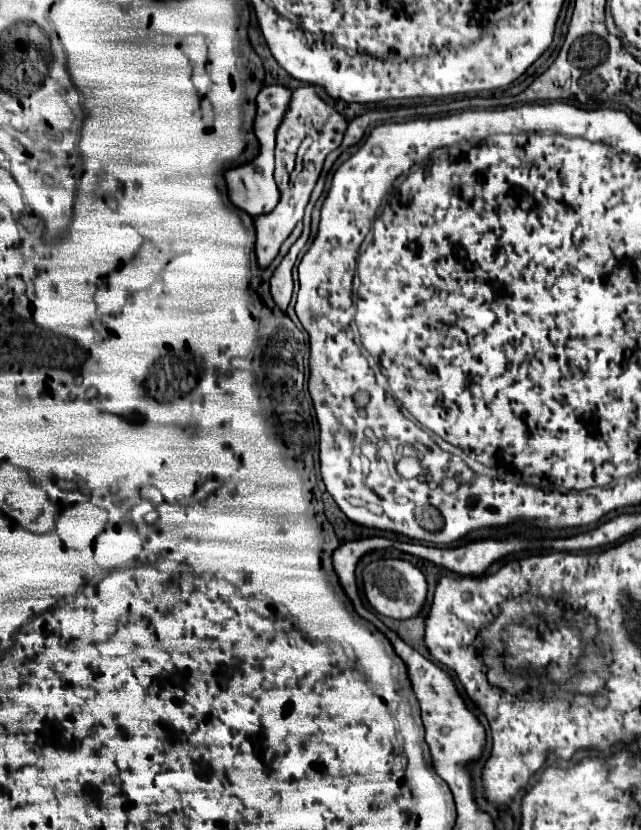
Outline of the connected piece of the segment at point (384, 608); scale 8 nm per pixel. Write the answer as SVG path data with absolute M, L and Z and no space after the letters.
M404 559L372 561L370 565L366 565L366 569L362 573L362 583L364 583L364 593L366 593L368 603L378 613L392 617L392 619L416 617L422 611L422 607L426 603L426 595L428 595L428 583L426 583L422 571Z

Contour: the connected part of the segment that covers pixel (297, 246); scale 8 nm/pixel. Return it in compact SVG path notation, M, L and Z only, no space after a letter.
M336 149L334 153L330 153L330 155L326 157L324 171L322 171L322 175L320 175L320 179L318 179L318 183L316 183L316 189L314 189L314 193L312 193L312 199L310 199L308 209L306 209L306 215L304 215L304 231L302 231L302 237L290 247L290 251L286 253L286 257L282 259L282 263L276 267L274 275L272 275L272 279L270 279L272 297L274 297L274 301L276 301L276 305L278 305L280 309L286 309L288 303L290 303L290 297L292 297L292 267L294 267L294 263L296 263L298 253L302 251L302 247L304 247L306 241L308 241L308 233L310 233L310 213L312 213L312 207L314 207L316 199L320 197L320 193L322 193L322 189L324 189L326 173L330 171L332 163L336 161L336 157L338 157L340 153L342 153L342 149Z

